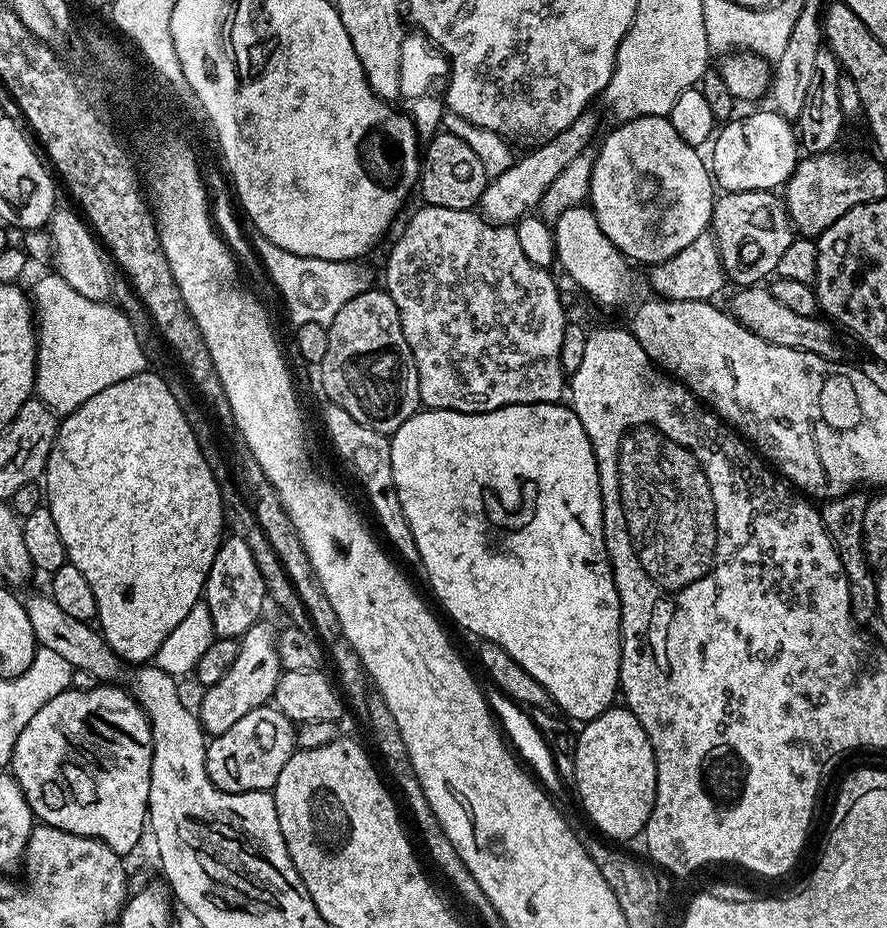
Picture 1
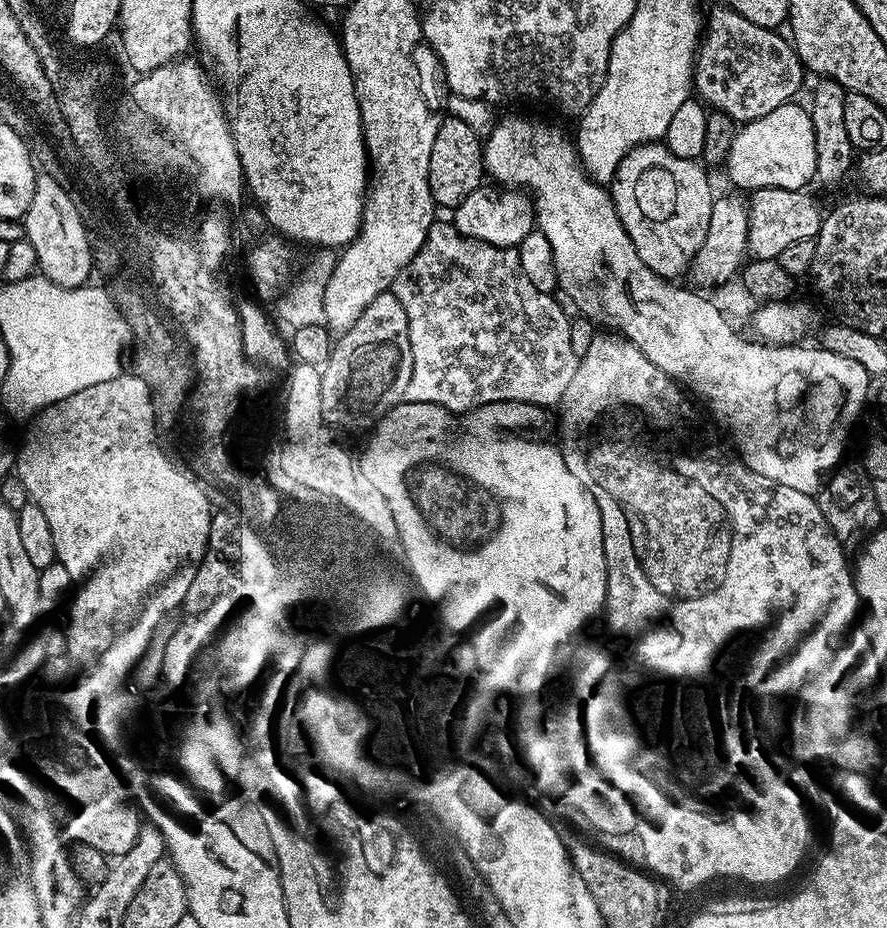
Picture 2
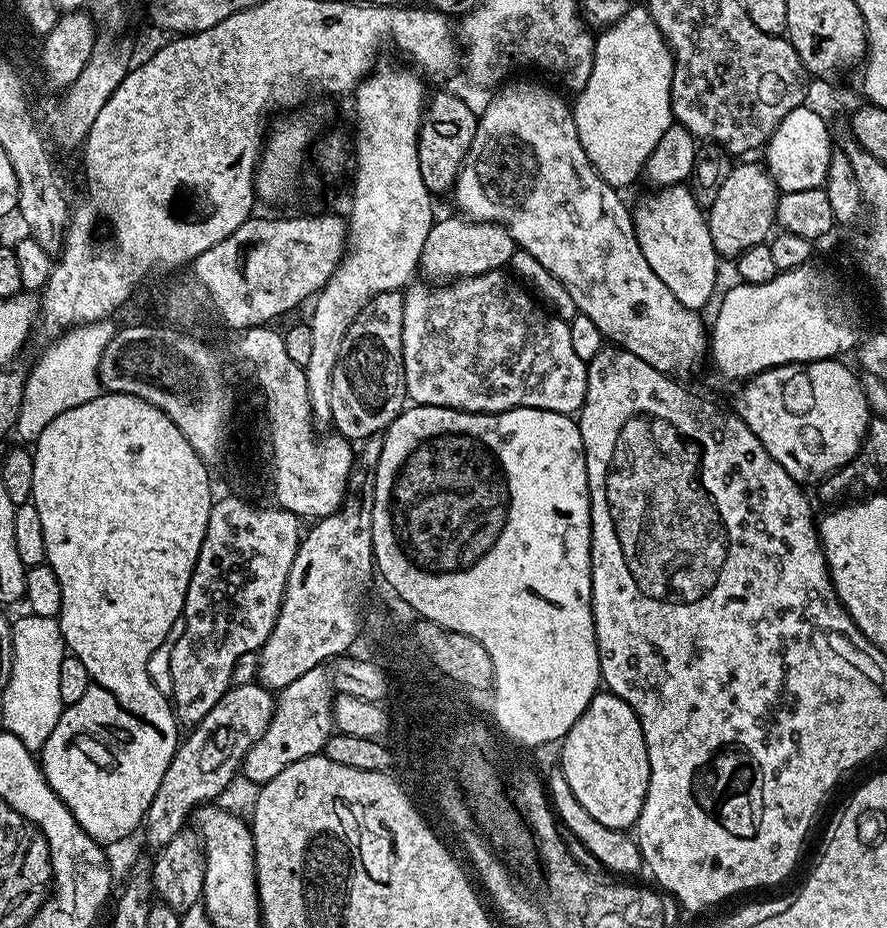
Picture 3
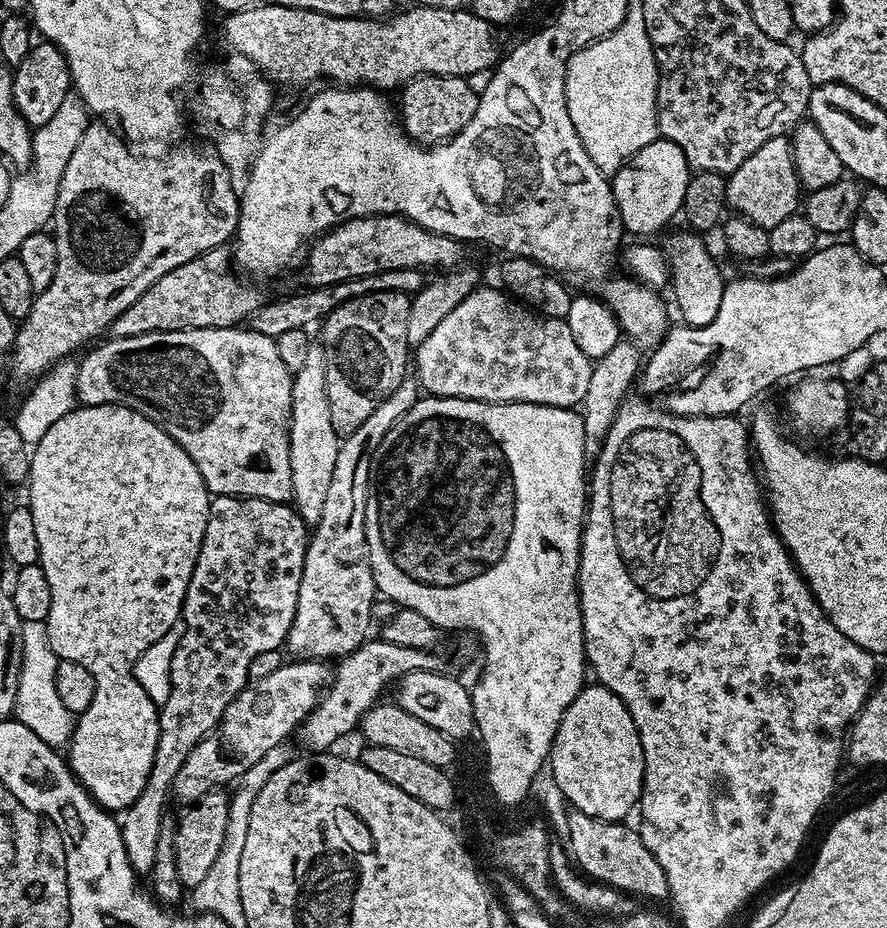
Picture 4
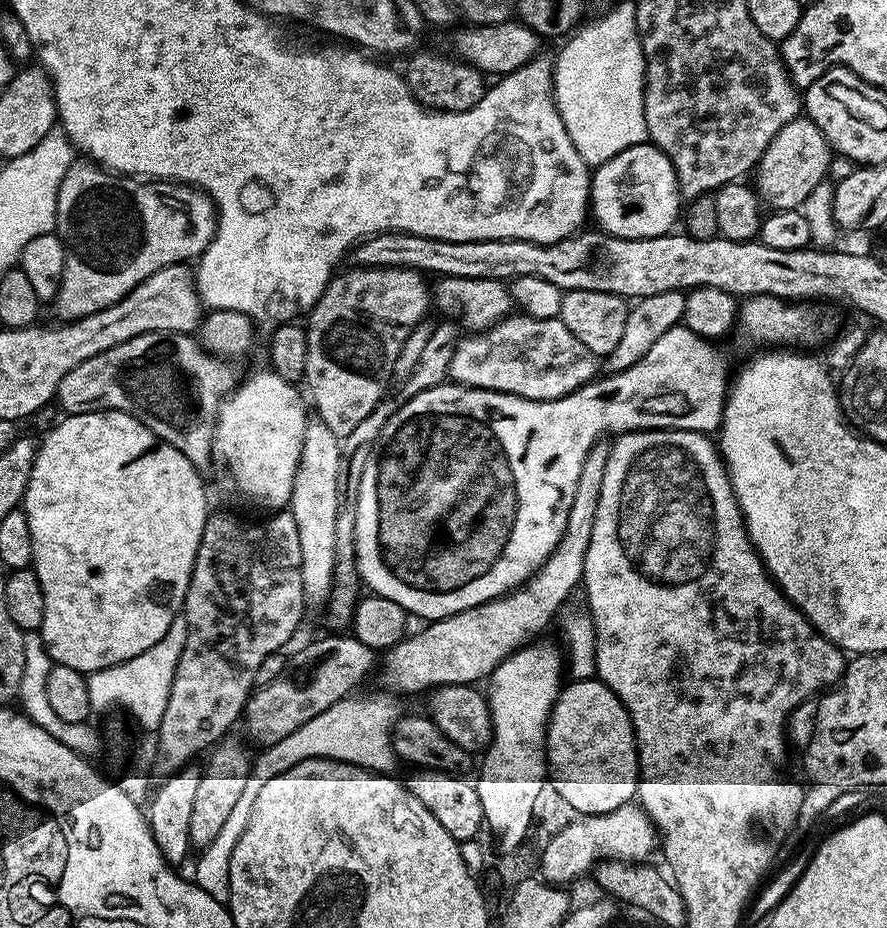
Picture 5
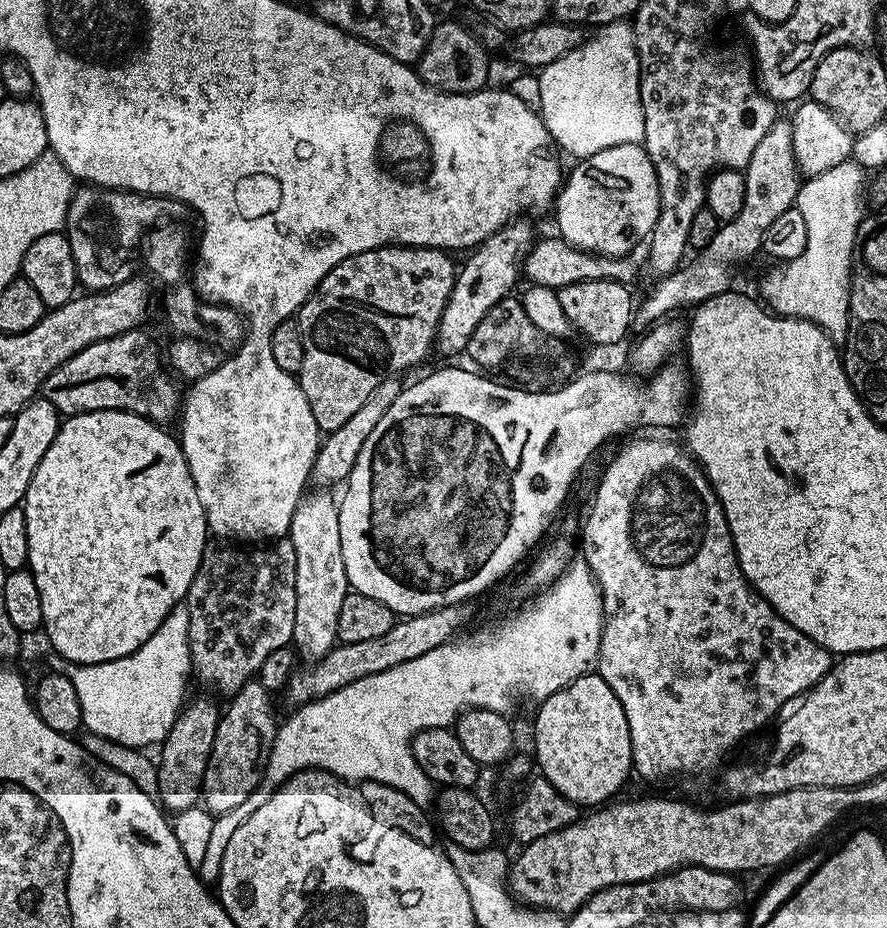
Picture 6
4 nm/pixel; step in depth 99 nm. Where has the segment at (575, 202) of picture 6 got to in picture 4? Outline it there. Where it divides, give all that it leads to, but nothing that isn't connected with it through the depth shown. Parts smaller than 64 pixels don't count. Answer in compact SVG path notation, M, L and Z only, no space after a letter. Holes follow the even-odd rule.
M658 138L650 146L642 146L617 172L611 173L610 183L620 220L629 233L637 232L637 237L648 238L651 232L664 228L672 219L677 219L686 198L686 186L690 169L686 154L674 146L674 142Z

